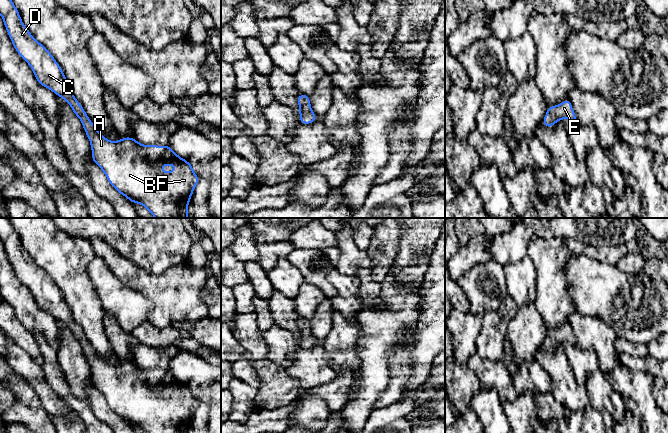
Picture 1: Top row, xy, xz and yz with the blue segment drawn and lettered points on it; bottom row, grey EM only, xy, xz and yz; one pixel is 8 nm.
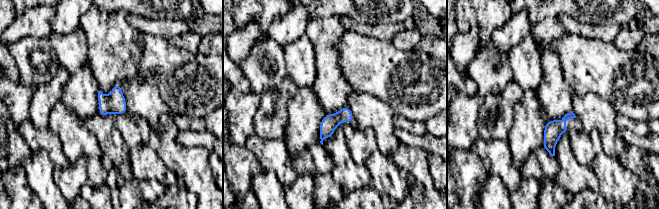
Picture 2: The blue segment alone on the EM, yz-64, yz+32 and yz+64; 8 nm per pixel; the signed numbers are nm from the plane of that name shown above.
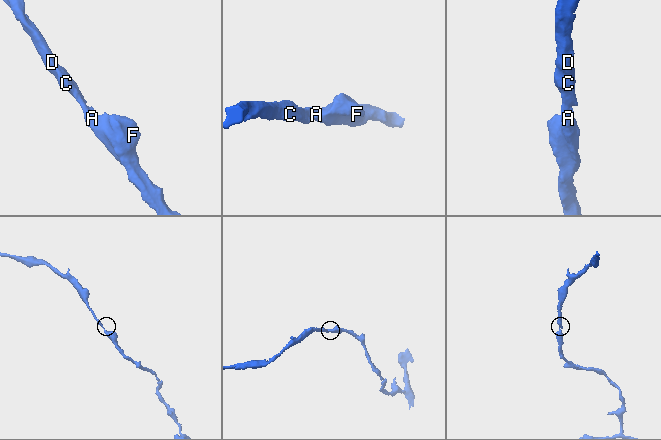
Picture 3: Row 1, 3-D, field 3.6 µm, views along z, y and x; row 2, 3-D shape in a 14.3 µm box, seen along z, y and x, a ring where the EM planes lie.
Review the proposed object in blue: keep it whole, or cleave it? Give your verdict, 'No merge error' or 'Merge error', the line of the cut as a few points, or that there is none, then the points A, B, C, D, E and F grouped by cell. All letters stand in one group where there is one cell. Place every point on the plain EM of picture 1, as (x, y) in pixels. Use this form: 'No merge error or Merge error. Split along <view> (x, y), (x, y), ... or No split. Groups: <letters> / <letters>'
No merge error. No split. Groups: A B C D E F

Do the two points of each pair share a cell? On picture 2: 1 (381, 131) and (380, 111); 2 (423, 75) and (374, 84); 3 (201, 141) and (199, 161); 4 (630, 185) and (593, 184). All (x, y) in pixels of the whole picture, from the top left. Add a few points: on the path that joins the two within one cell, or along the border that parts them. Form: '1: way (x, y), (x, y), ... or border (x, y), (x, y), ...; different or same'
1: way (381, 126), (380, 116); same
2: way (411, 80), (401, 84), (386, 84); same
3: border (179, 135), (182, 144), (203, 146), (211, 154); different
4: border (591, 169), (598, 179), (602, 191); different

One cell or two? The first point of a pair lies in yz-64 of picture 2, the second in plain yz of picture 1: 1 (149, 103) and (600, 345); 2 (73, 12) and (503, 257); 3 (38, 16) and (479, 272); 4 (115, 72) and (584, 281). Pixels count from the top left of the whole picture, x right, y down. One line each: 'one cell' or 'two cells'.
1: one cell
2: one cell
3: two cells
4: two cells

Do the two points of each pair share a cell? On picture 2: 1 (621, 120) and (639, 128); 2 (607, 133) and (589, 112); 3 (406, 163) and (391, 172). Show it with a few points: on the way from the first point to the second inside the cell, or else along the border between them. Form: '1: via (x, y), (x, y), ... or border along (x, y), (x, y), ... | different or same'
1: via (625, 122), (635, 126) | same
2: via (605, 128), (594, 117) | same
3: border along (388, 157), (411, 178), (408, 182), (409, 189) | different

